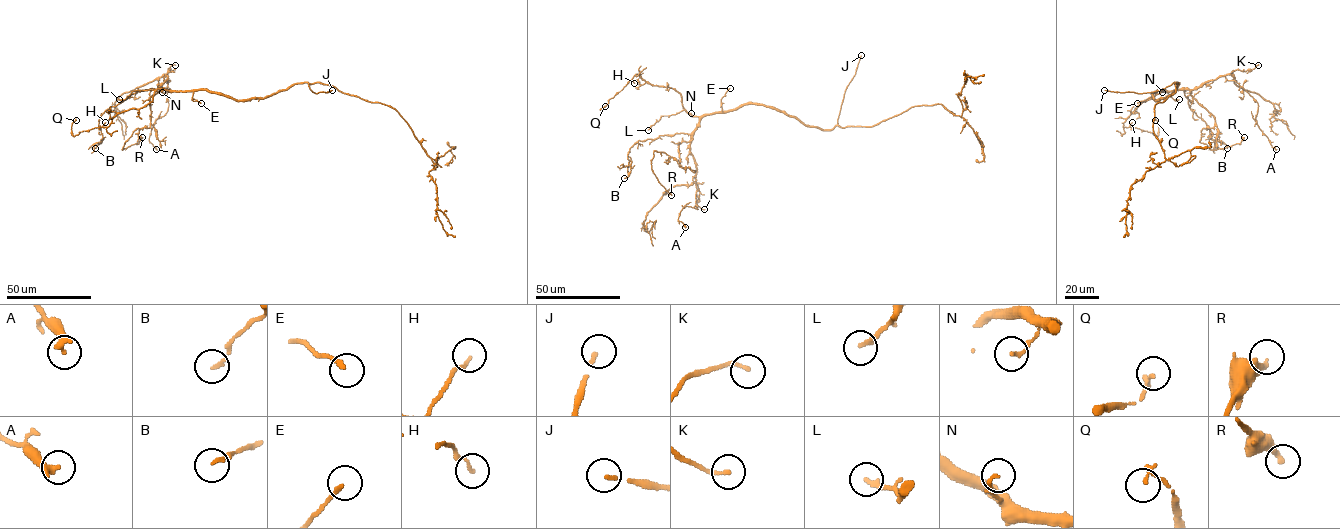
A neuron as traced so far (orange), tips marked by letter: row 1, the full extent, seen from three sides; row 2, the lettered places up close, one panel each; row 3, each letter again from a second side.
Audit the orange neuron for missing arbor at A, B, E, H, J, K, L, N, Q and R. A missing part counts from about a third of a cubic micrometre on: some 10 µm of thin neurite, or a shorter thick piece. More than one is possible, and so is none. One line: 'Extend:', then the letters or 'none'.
Extend: J

